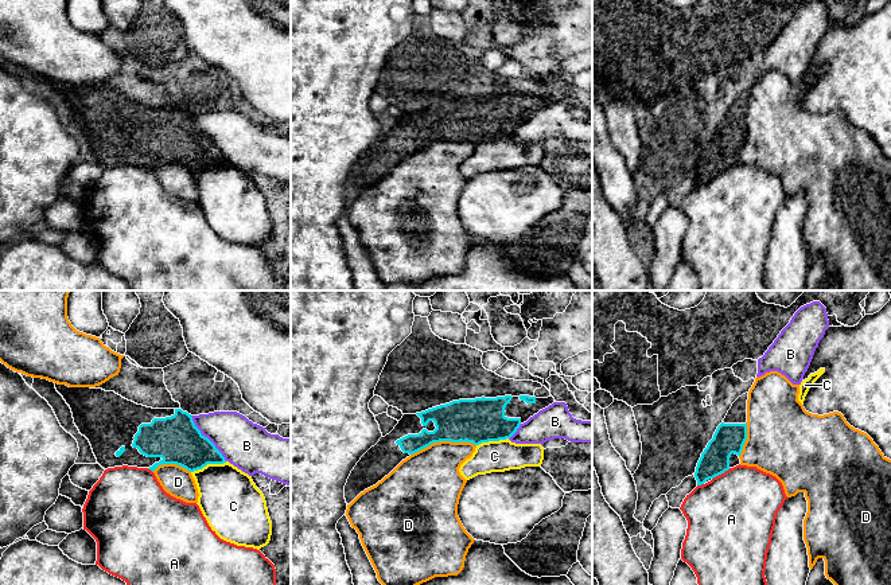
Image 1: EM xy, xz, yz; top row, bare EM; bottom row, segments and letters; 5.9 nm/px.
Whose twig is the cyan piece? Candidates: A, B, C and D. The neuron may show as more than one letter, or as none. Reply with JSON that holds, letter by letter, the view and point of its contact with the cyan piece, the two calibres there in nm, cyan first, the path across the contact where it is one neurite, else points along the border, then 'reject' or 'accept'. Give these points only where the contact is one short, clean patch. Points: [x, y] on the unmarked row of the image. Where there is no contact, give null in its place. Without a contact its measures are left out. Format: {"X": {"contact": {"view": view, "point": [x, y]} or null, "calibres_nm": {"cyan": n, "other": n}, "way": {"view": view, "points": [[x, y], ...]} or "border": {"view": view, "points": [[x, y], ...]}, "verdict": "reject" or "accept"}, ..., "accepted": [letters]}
{"A": {"contact": {"view": "yz", "point": [720, 172]}, "calibres_nm": {"cyan": 180, "other": 480}, "verdict": "reject"}, "B": {"contact": {"view": "xy", "point": [207, 137]}, "calibres_nm": {"cyan": 280, "other": 280}, "verdict": "reject"}, "C": {"contact": {"view": "xy", "point": [209, 162]}, "calibres_nm": {"cyan": 280, "other": 360}, "verdict": "reject"}, "D": {"contact": {"view": "xz", "point": [443, 139]}, "calibres_nm": {"cyan": 260, "other": 360}, "verdict": "reject"}, "accepted": []}

